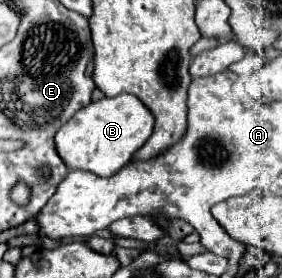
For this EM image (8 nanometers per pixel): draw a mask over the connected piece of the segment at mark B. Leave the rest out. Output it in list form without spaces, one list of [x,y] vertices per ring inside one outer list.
[[[135,95],[103,97],[79,109],[55,135],[57,153],[69,169],[91,171],[99,177],[111,177],[131,161],[137,149],[153,133],[153,115]]]

